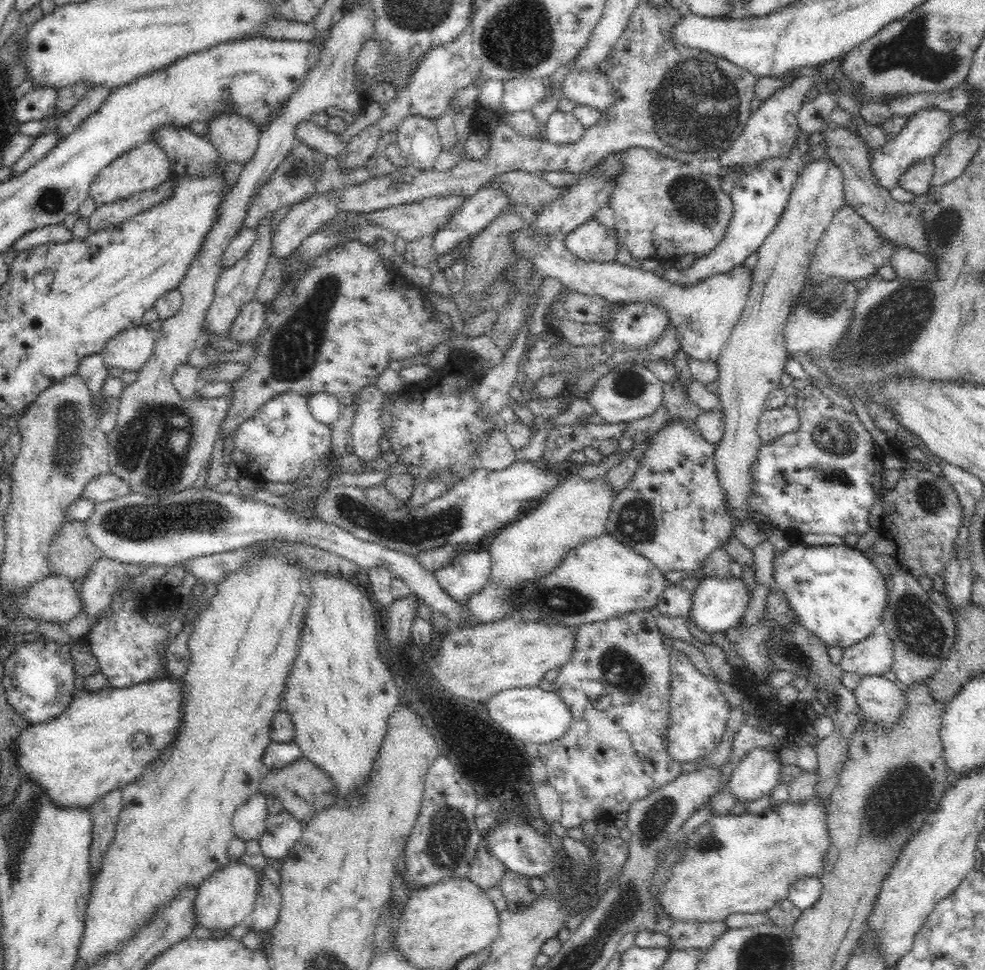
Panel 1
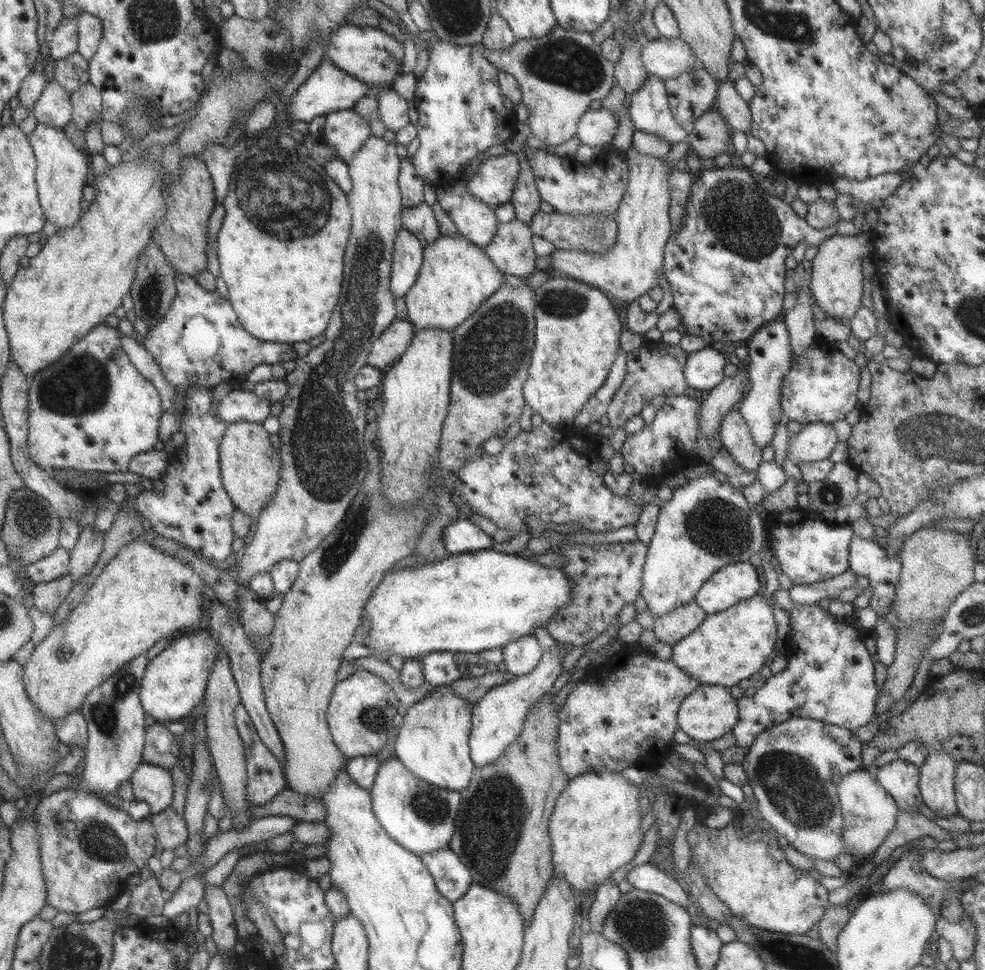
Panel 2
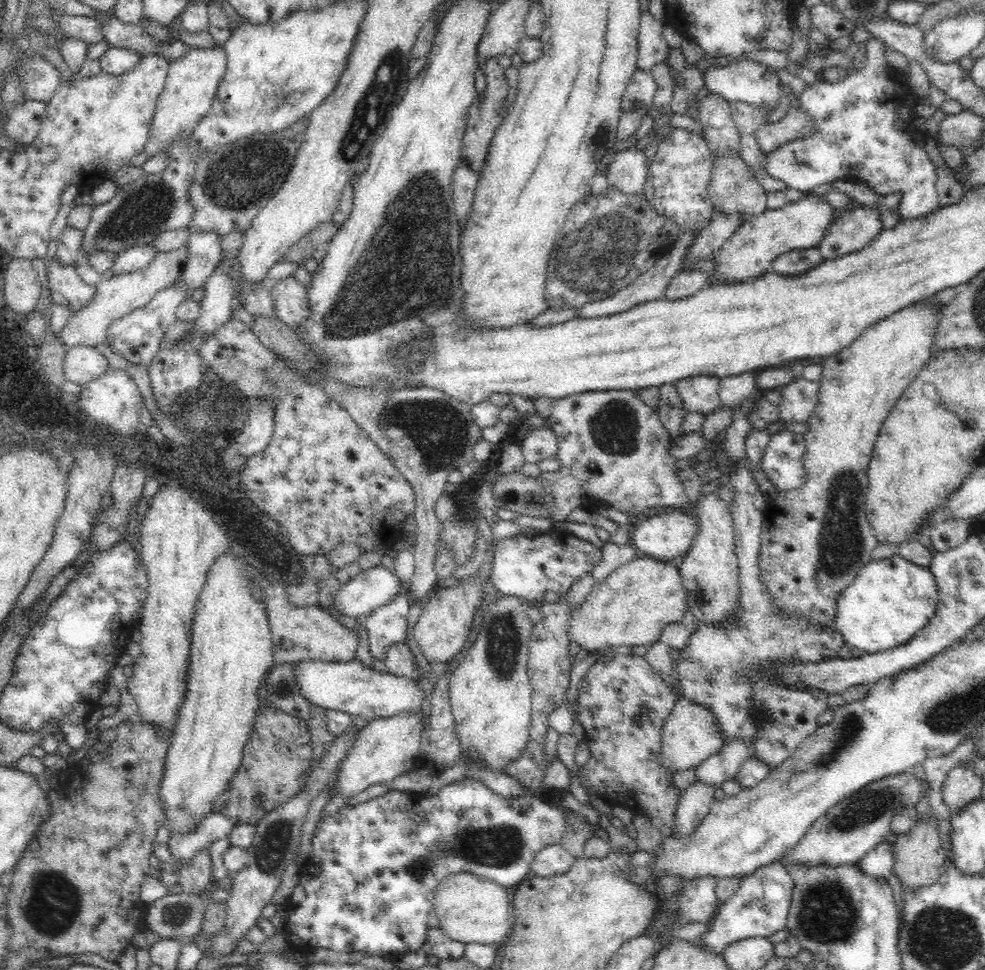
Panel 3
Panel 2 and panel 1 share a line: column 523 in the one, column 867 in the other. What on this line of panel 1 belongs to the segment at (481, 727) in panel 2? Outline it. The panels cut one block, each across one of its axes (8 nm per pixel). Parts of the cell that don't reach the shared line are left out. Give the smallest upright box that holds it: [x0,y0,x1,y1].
[853,675,903,727]

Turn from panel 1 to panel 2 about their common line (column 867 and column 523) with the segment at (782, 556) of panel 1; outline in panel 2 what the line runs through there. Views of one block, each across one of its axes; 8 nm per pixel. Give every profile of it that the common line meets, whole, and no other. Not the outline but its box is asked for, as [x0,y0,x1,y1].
[360,548,572,659]

